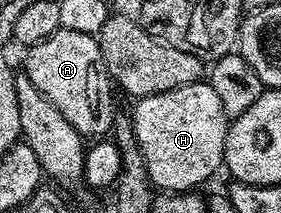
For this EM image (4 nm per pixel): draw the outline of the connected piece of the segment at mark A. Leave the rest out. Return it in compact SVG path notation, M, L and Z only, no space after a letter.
M57 28L55 32L48 34L48 38L29 45L27 52L30 53L26 56L24 75L30 79L32 86L36 86L36 90L40 90L40 94L44 94L44 98L48 98L48 102L52 102L52 106L56 106L56 110L60 110L60 114L64 114L64 118L72 122L72 126L82 137L105 137L113 126L116 103L110 97L112 81L107 73L104 58L100 54L97 36L80 34L80 30Z

